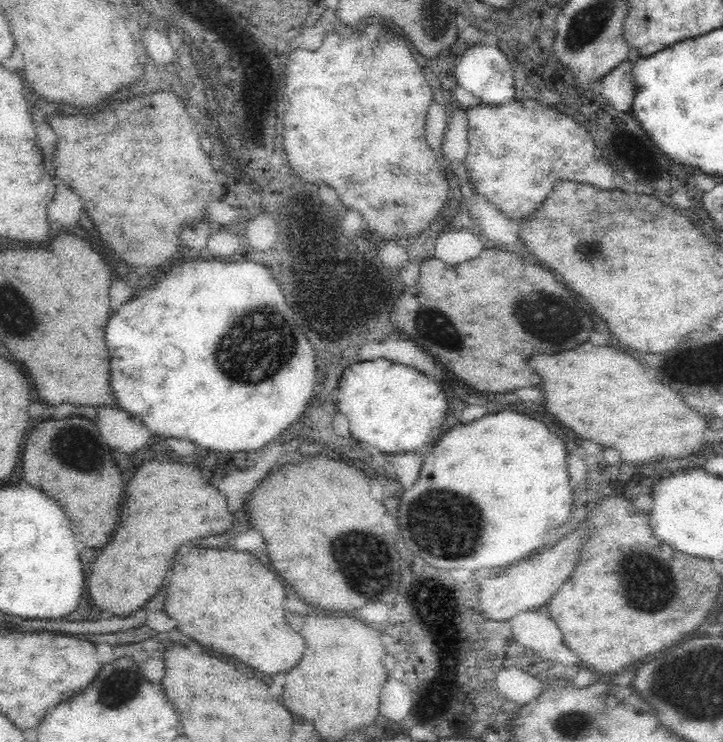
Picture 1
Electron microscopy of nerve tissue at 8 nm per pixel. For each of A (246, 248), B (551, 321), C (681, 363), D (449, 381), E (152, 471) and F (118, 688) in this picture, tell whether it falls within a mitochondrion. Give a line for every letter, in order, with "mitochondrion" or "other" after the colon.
A: other
B: mitochondrion
C: other
D: other
E: other
F: mitochondrion

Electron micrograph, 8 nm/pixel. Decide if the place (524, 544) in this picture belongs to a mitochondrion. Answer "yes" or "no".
no

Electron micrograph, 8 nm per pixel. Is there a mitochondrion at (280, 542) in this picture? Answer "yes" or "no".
no

